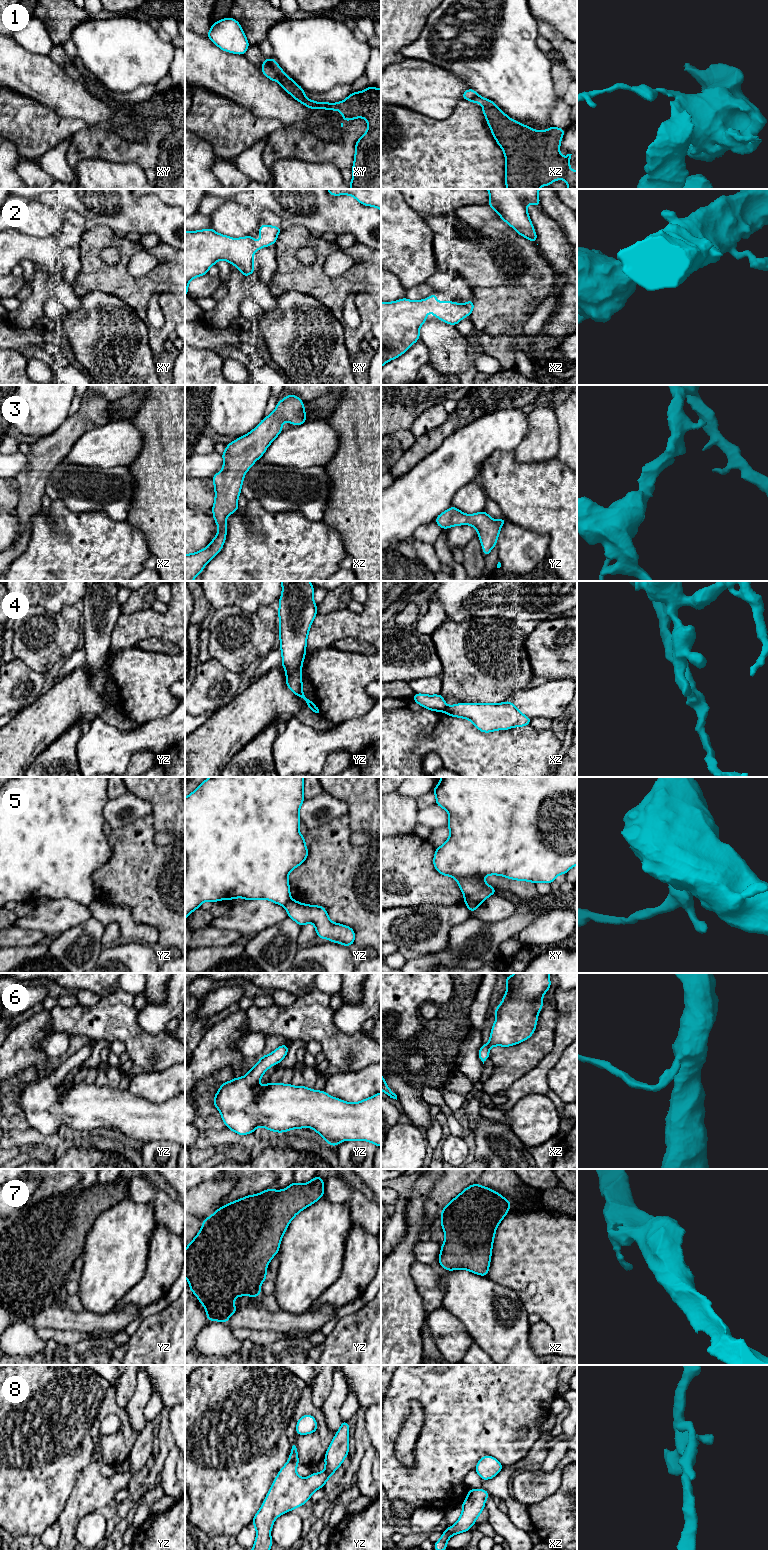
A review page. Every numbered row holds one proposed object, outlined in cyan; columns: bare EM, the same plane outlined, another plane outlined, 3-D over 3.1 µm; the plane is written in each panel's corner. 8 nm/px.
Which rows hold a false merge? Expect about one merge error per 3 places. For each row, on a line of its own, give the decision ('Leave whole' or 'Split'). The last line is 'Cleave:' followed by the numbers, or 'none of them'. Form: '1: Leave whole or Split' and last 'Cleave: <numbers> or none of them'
1: Split
2: Leave whole
3: Leave whole
4: Split
5: Split
6: Leave whole
7: Leave whole
8: Leave whole
Cleave: 1, 4, 5

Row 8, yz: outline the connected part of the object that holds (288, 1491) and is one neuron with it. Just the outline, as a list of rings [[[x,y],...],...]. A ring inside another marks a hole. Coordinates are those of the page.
[[[342,1421],[330,1443],[324,1460],[325,1470],[311,1473],[308,1478],[301,1478],[296,1473],[298,1450],[292,1446],[288,1462],[280,1469],[261,1508],[251,1521],[257,1534],[251,1550],[270,1550],[274,1543],[270,1532],[275,1519],[284,1513],[295,1510],[310,1500],[311,1495],[322,1488],[349,1454],[349,1422]]]

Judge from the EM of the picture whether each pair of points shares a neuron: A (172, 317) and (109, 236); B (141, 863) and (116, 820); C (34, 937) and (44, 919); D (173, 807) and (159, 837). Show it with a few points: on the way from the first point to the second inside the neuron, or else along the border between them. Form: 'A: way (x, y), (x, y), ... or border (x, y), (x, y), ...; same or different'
A: way (164, 291), (135, 286), (123, 274), (123, 262); same
B: border (141, 817), (112, 829); different
C: border (15, 925), (21, 928), (39, 930), (46, 935); different
D: border (155, 831), (168, 831), (174, 834); different

